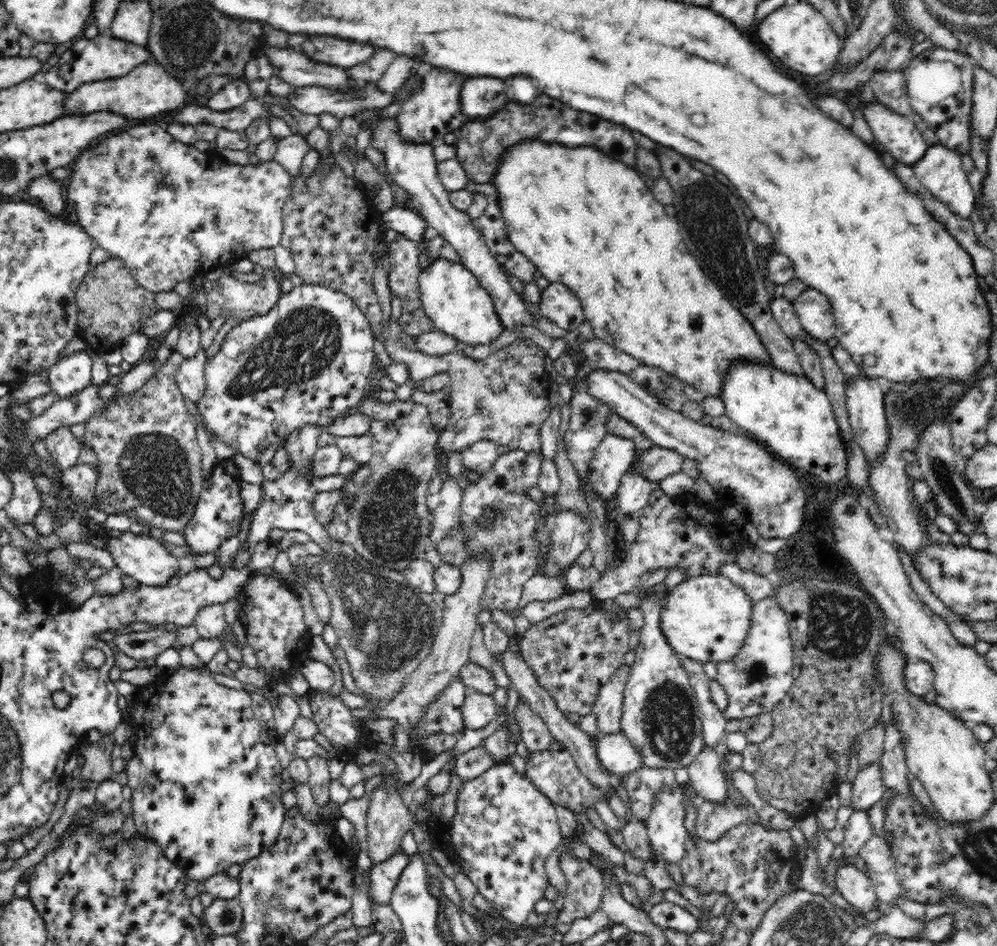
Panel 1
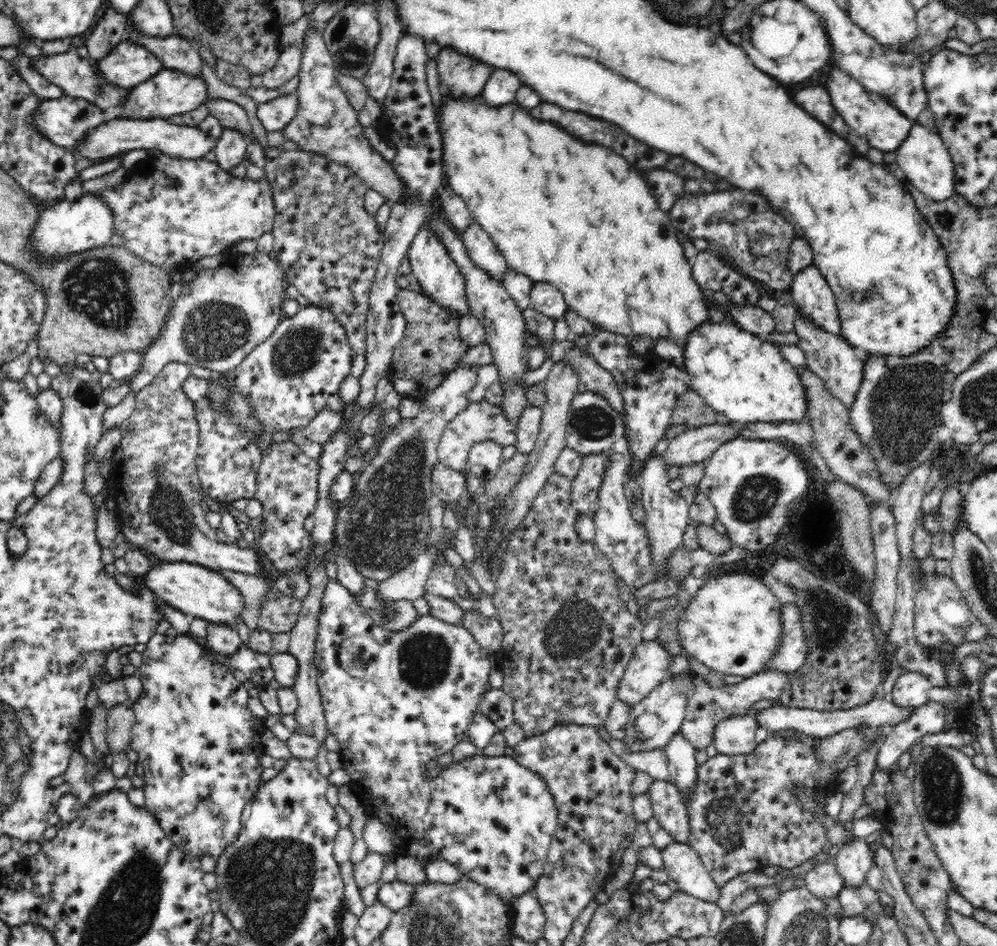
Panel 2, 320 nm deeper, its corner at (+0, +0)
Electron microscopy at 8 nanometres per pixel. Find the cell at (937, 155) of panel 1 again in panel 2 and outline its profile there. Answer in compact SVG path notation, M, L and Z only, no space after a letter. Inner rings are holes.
M914 122L908 137L895 151L897 165L903 170L906 181L914 185L922 194L931 198L934 202L946 200L954 193L954 161L948 153L946 144L937 133L936 129L929 129L922 124Z

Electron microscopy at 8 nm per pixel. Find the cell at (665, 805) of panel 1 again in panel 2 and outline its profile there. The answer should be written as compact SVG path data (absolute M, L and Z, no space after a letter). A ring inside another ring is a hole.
M672 842L661 850L663 866L679 890L704 902L716 903L721 898L720 886L703 865L698 853L687 843Z

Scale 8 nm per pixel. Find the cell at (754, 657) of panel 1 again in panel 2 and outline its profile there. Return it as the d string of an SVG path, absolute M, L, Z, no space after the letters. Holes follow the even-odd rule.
M784 603L782 614L782 623L784 623L782 642L767 664L767 669L795 673L805 663L809 653L804 637L804 621L800 607L796 604Z

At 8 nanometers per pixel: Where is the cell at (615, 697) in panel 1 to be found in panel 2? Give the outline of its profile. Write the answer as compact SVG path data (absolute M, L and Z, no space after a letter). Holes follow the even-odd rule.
M644 641L635 648L625 668L617 699L632 706L639 704L670 675L674 657L660 641Z

